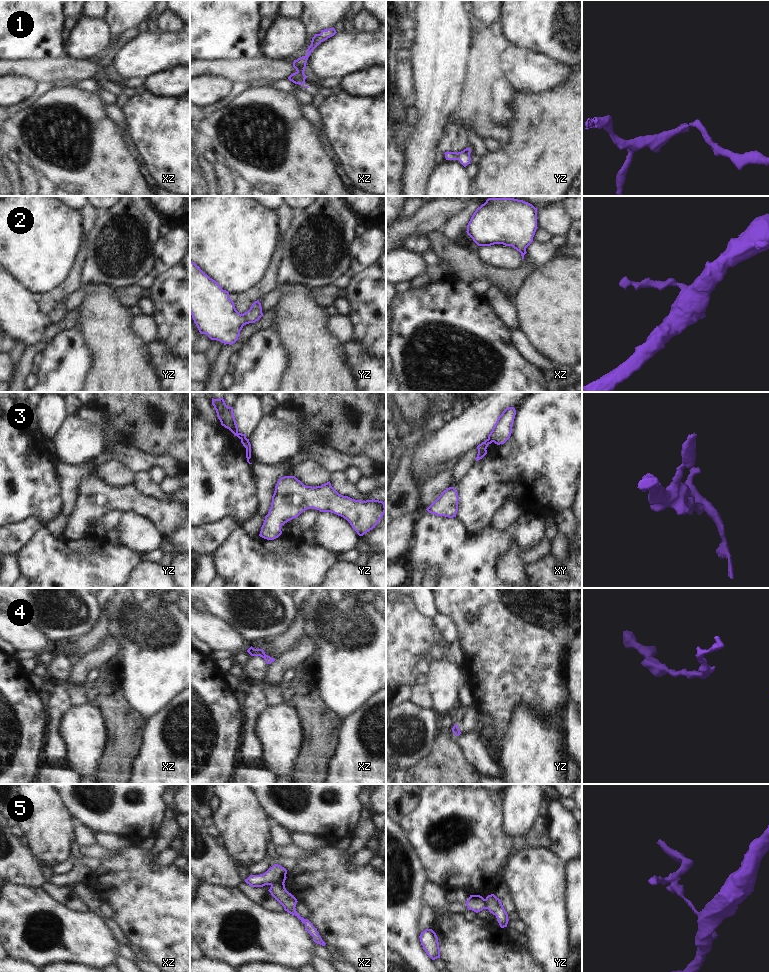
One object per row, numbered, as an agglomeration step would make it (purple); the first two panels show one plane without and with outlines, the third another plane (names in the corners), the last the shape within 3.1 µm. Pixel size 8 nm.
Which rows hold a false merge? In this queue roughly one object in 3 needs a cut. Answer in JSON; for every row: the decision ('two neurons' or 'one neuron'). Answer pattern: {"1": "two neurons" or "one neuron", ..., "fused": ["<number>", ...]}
{"1": "two neurons", "2": "one neuron", "3": "two neurons", "4": "one neuron", "5": "two neurons", "fused": ["1", "3", "5"]}

